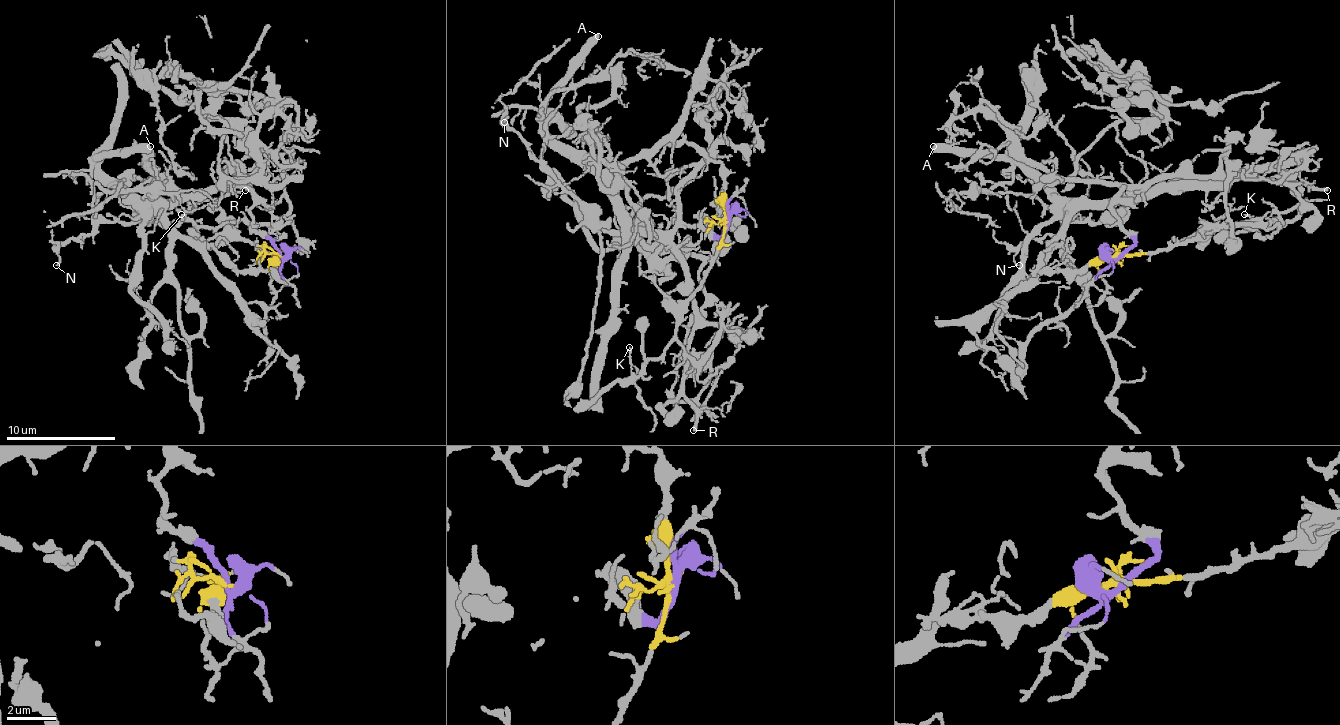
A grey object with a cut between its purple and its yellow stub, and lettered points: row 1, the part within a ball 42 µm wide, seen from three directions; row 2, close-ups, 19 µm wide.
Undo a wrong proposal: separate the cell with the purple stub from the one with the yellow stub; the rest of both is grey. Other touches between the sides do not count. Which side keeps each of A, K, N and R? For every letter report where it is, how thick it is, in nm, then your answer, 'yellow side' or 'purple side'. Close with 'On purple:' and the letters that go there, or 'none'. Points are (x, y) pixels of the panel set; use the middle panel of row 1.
A: place (598, 36); calibre 440 nm; purple side
K: place (629, 347); calibre 140 nm; yellow side
N: place (504, 122); calibre 120 nm; yellow side
R: place (693, 430); calibre 240 nm; purple side
On purple: A, R

